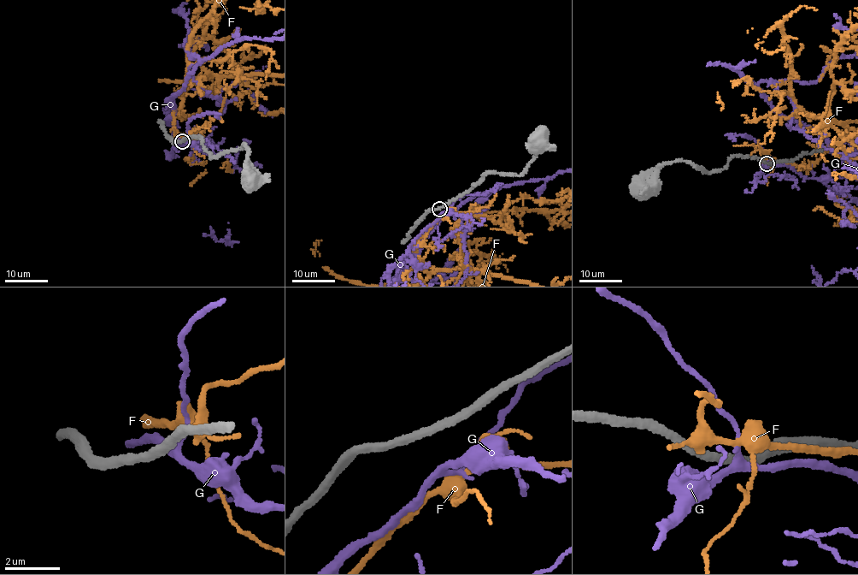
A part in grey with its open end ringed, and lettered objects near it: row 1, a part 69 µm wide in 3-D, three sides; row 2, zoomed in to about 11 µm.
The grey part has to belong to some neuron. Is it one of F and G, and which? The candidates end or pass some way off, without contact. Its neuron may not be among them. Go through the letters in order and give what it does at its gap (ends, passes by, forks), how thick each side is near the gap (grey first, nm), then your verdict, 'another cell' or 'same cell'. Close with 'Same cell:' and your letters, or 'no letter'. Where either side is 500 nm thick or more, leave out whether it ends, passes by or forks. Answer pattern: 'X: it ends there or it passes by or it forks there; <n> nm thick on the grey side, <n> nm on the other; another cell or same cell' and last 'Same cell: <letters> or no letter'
F: it forks there; 280 nm thick on the grey side, 280 nm on the other; another cell
G: it forks there; 280 nm thick on the grey side, 240 nm on the other; same cell
Same cell: G

